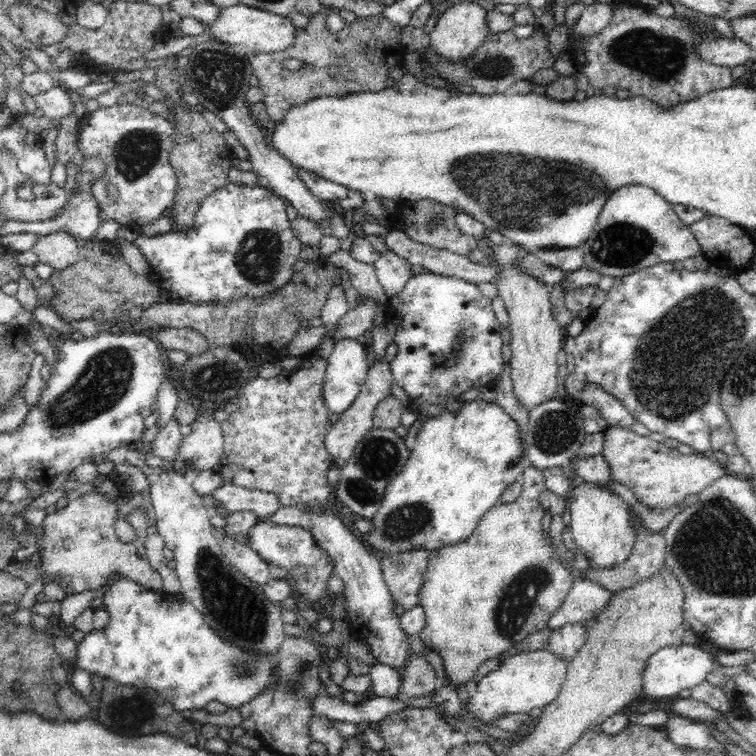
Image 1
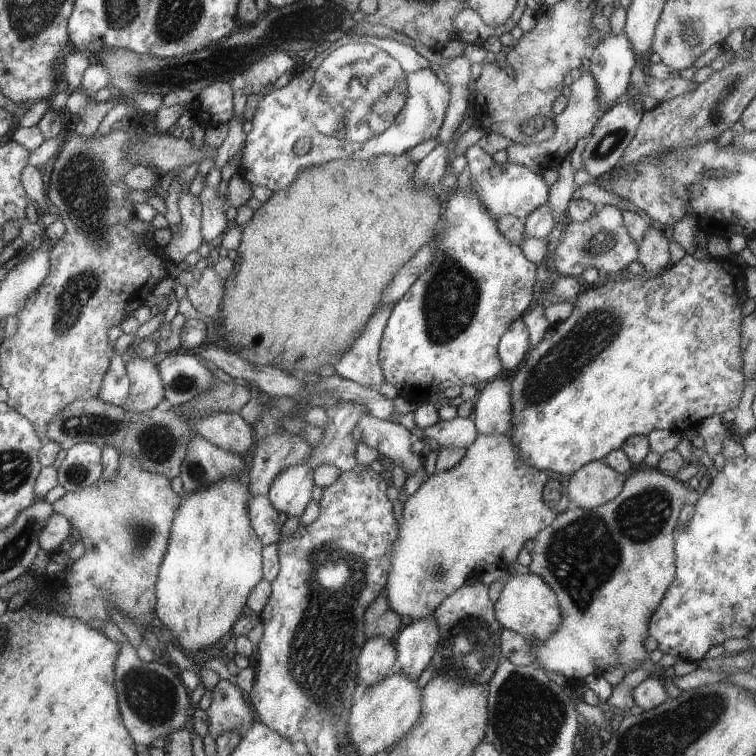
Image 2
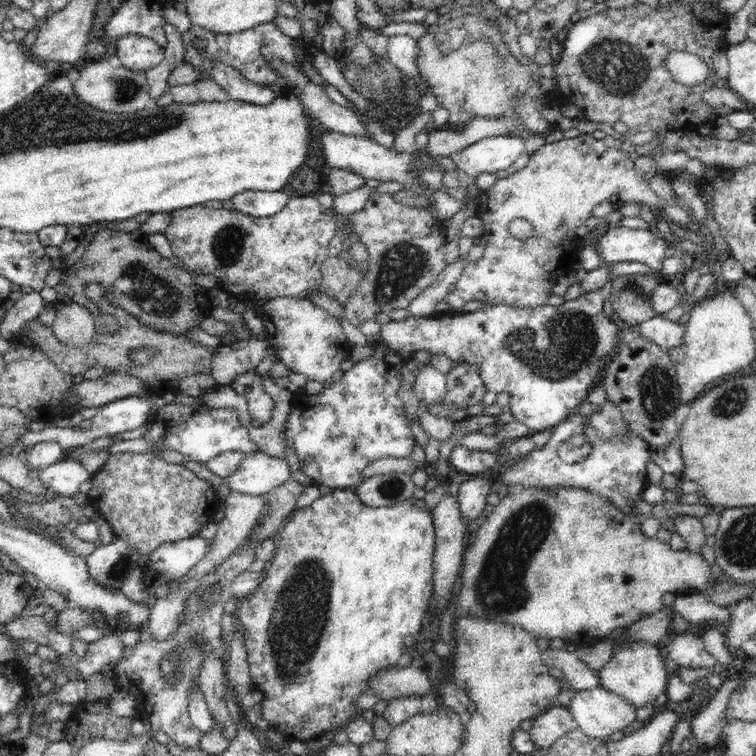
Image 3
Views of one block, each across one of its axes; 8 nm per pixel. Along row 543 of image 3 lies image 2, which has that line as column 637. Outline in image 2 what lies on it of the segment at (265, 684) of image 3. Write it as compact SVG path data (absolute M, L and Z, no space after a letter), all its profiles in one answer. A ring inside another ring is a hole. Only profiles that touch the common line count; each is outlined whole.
M687 254L679 261L671 264L662 273L654 276L639 275L632 279L614 278L602 286L590 286L584 292L580 292L578 298L572 302L573 311L571 315L558 324L550 325L546 337L533 346L526 360L518 368L512 380L512 430L509 436L513 437L514 444L518 444L521 450L522 460L526 464L533 465L538 470L556 472L562 476L571 476L579 468L593 461L604 460L606 455L624 446L626 440L636 435L647 436L654 429L669 430L686 433L690 428L699 428L700 420L718 414L722 416L726 410L738 408L742 400L744 390L744 349L740 340L740 320L742 320L742 309L746 302L746 292L738 292L734 278L728 270L724 270L724 264L718 262L718 258L709 255L708 258L694 257Z

